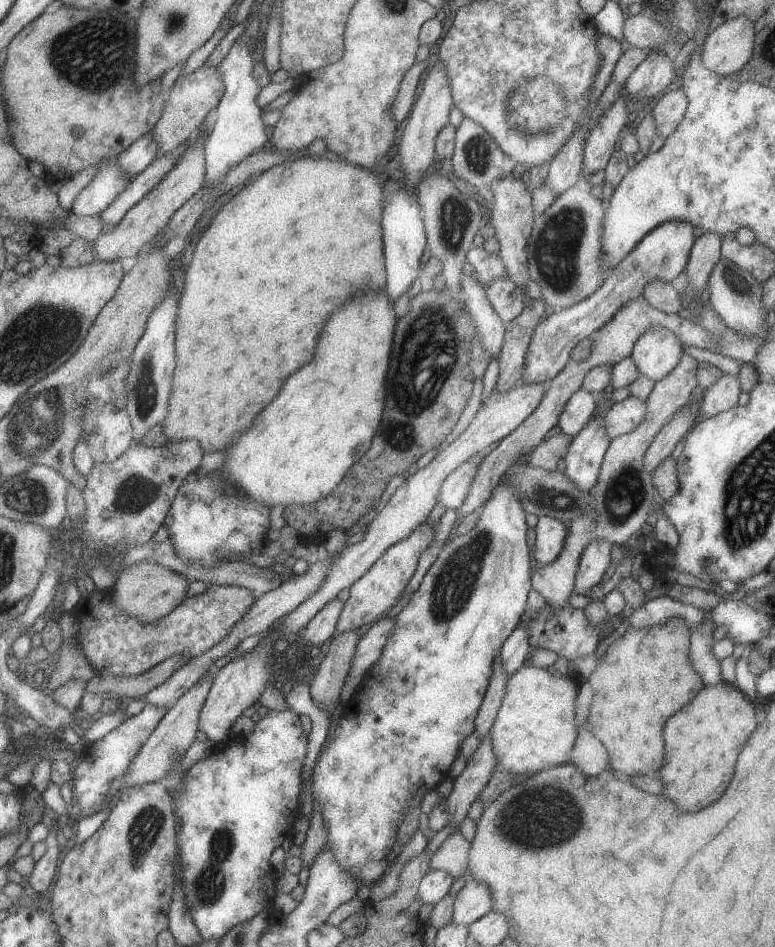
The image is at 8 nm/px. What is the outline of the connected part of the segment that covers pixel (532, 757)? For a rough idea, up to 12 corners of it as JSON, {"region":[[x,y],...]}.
{"region":[[530,663],[490,732],[497,766],[568,763],[580,680]]}

